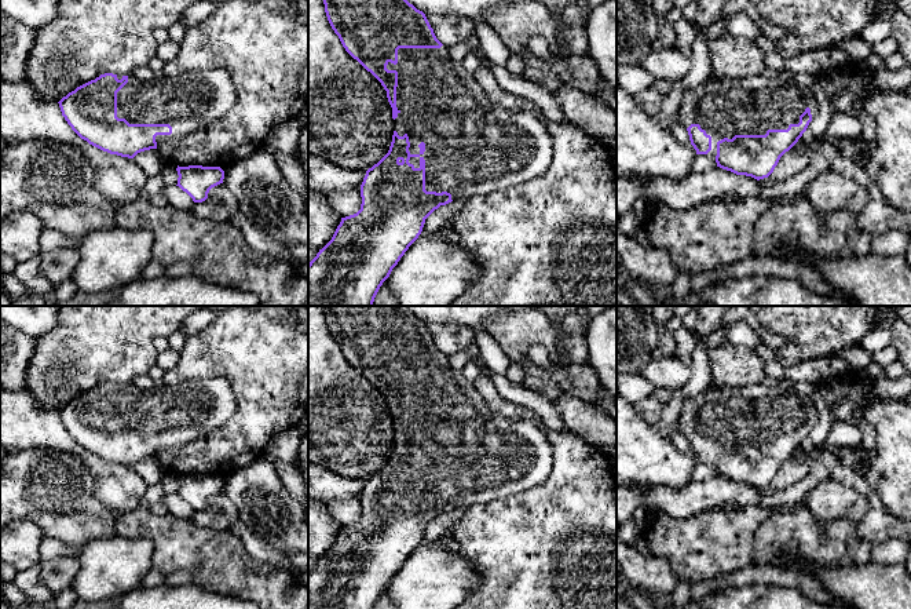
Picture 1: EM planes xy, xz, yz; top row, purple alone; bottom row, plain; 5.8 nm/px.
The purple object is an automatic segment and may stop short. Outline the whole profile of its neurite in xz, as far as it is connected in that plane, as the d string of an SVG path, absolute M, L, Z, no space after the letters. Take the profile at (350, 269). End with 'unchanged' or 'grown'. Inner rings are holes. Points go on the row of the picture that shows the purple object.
M323 0L328 21L339 36L345 51L370 72L387 91L388 102L392 107L394 135L388 153L372 168L366 171L361 185L361 209L350 216L341 218L332 240L308 263L308 306L373 306L374 298L389 277L392 269L409 247L422 231L425 219L440 205L446 205L457 198L469 198L475 194L498 192L524 183L539 176L550 164L553 156L553 142L542 121L530 112L512 112L502 105L493 103L483 92L473 73L465 69L462 62L456 61L449 54L449 47L443 45L435 36L425 14L417 10L407 0Z; grown

